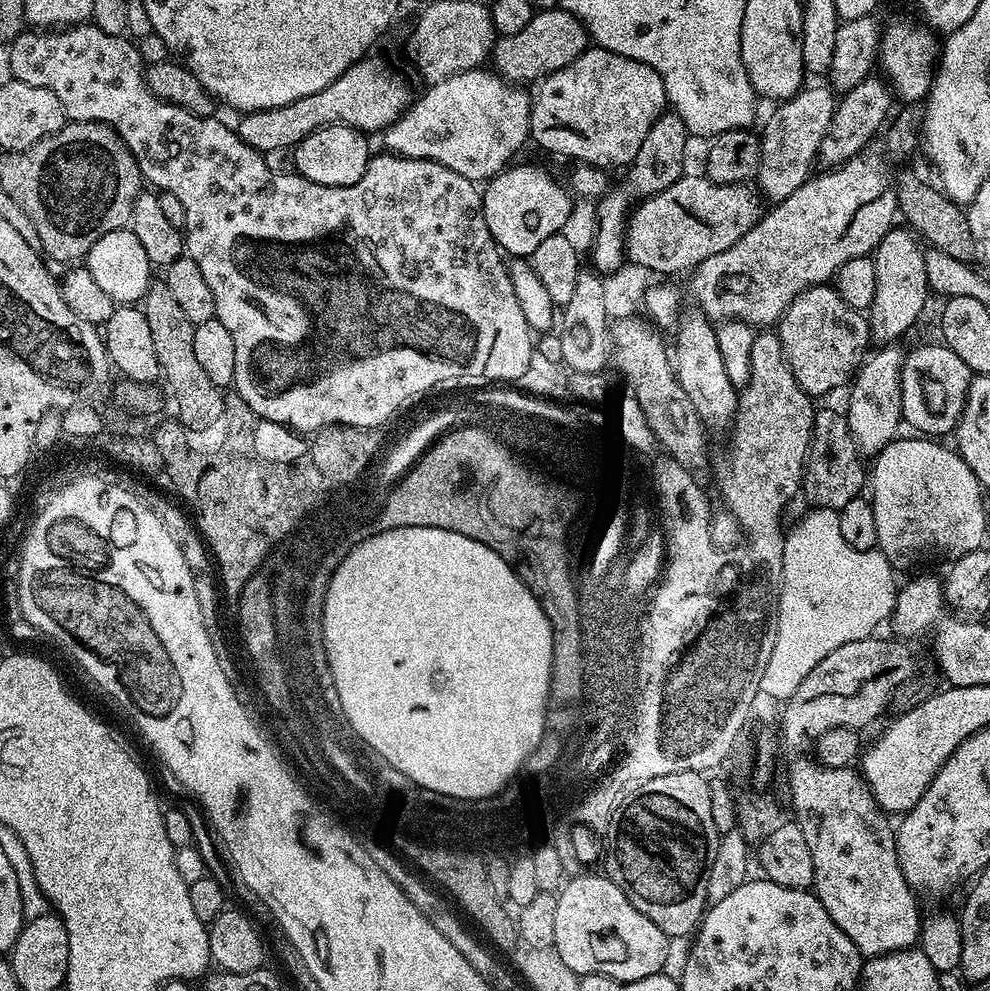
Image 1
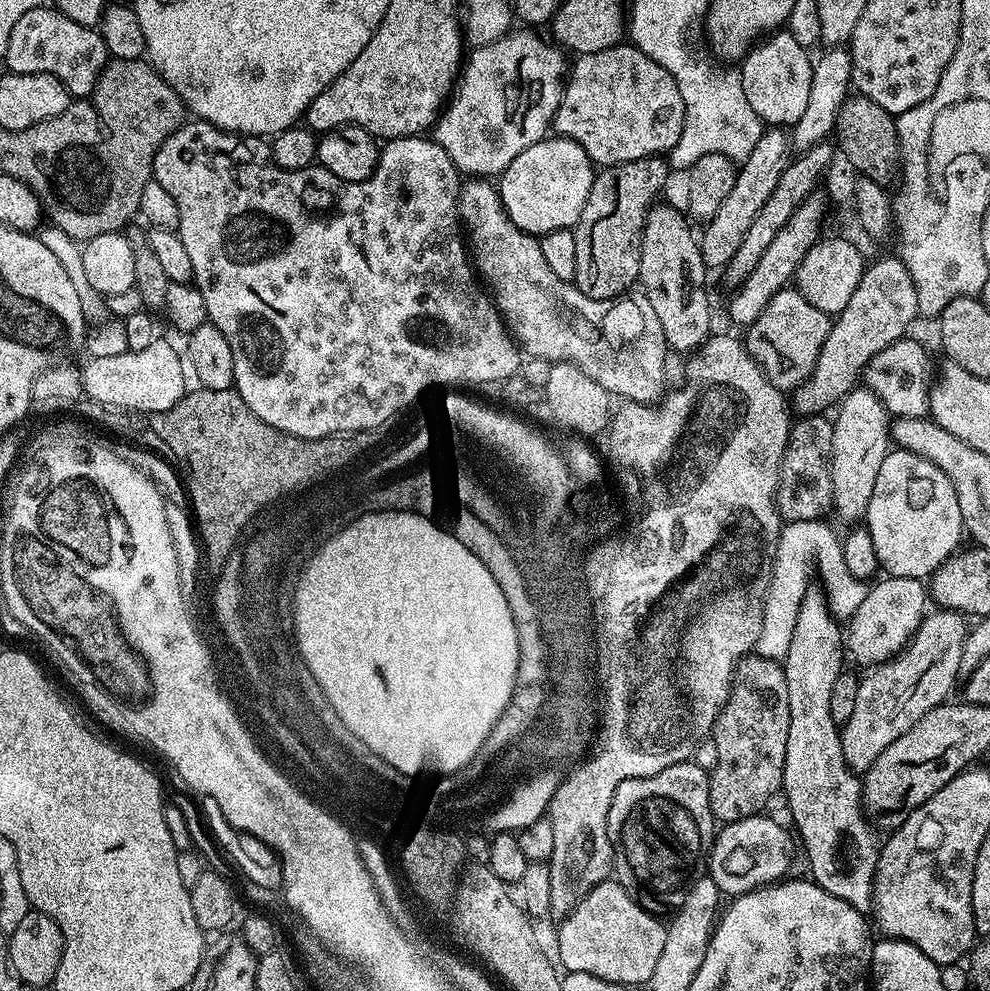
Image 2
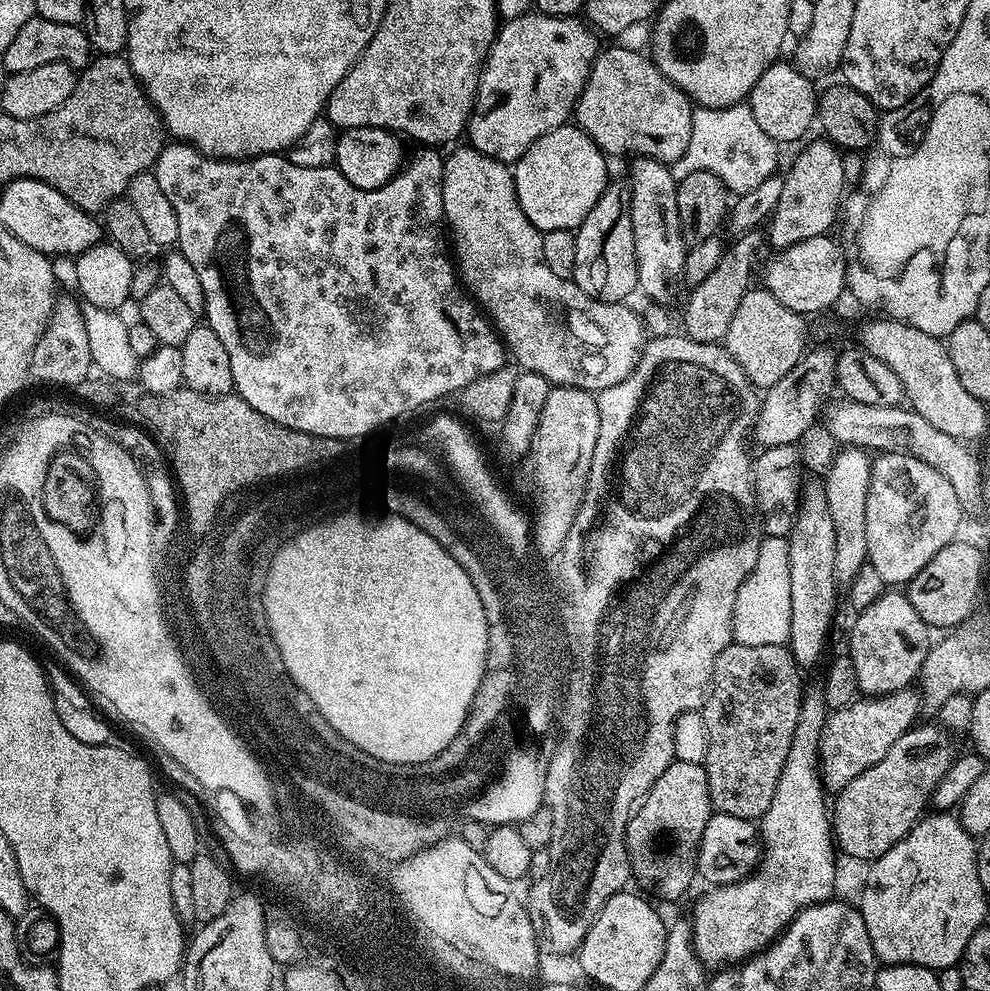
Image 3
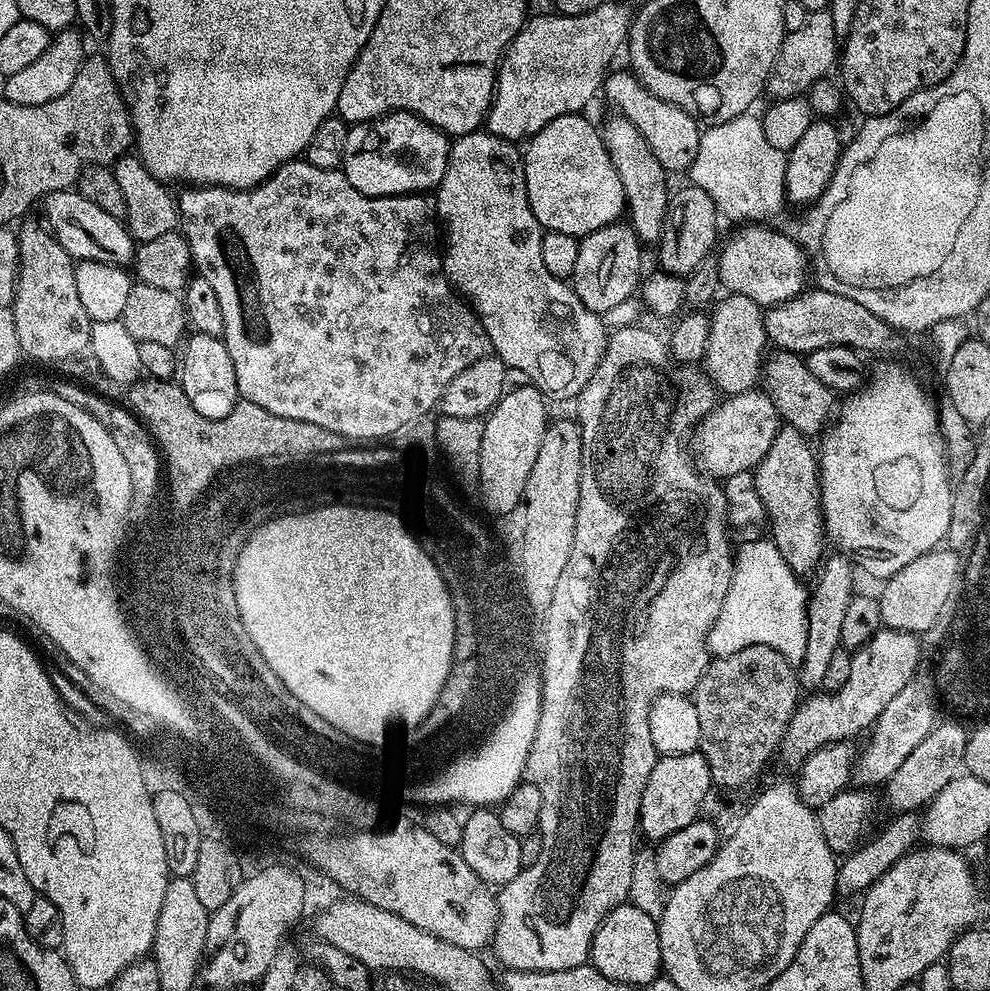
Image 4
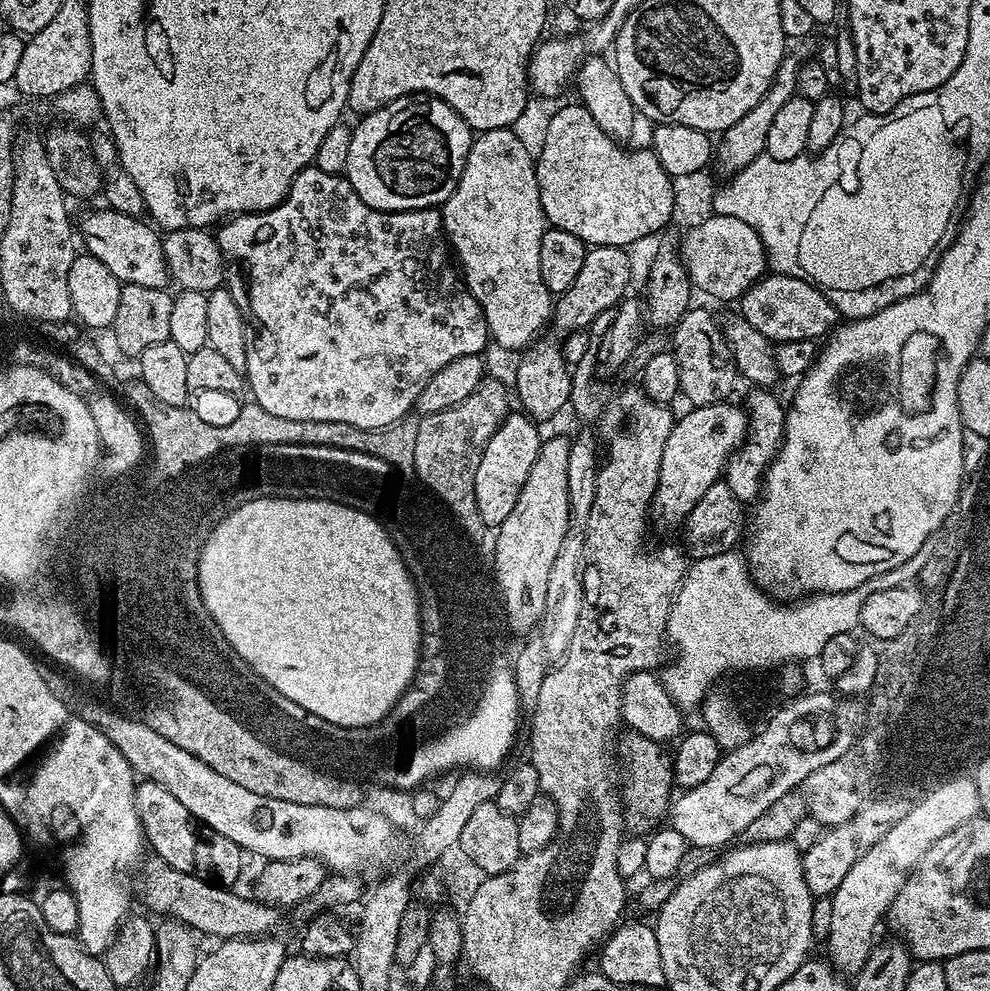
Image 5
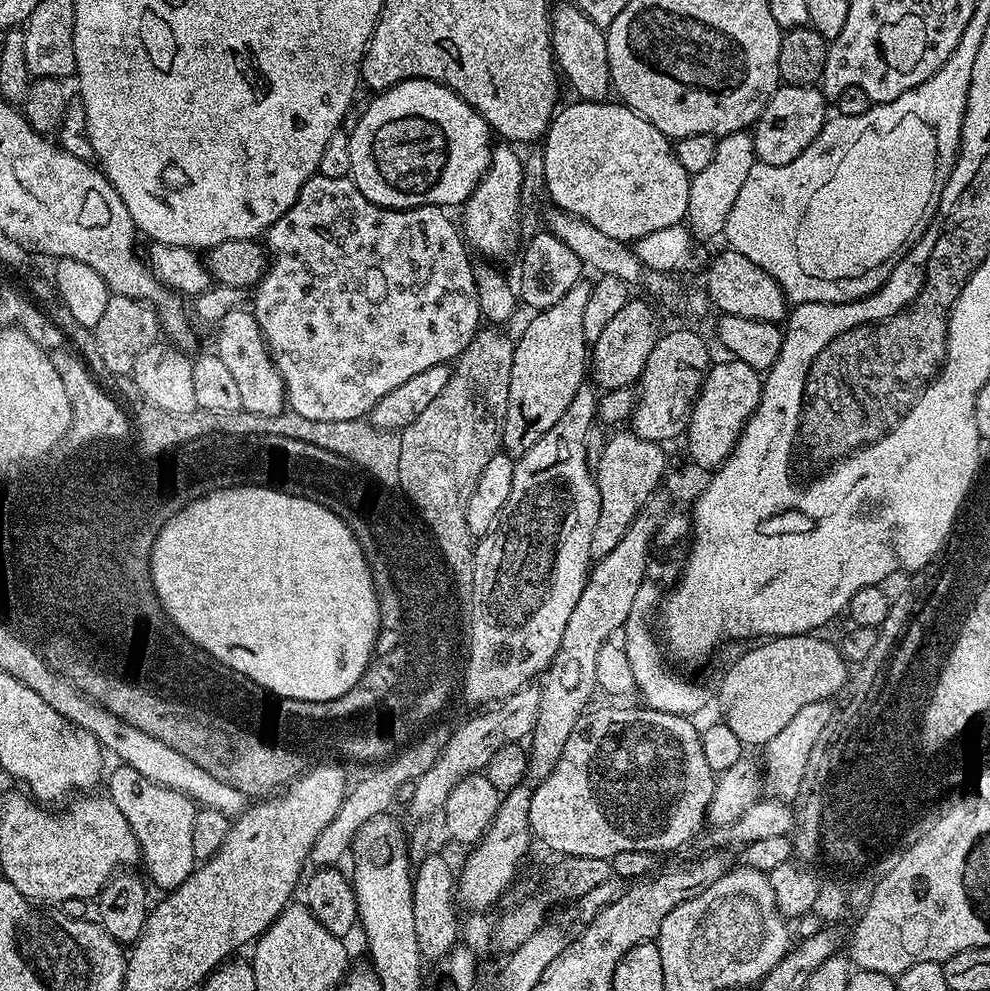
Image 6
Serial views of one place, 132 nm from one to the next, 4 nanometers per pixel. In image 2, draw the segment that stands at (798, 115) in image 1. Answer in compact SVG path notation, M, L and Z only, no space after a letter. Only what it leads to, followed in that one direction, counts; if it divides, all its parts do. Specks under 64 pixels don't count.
M769 127L758 138L758 146L750 150L750 158L746 158L738 168L734 187L730 195L722 198L722 206L718 206L718 214L703 225L704 233L699 233L702 262L710 270L723 270L734 258L738 246L742 246L742 238L746 238L746 230L750 230L750 222L758 215L758 210L766 206L766 198L774 194L774 186L778 186L778 178L782 178L782 170L790 162L790 136L783 127Z

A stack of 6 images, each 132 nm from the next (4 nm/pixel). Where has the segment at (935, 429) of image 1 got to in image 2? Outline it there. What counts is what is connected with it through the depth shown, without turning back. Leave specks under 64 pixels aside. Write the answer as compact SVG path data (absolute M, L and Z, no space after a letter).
M911 338L895 340L890 346L886 346L886 350L878 350L878 354L874 354L874 358L870 358L865 366L862 380L884 403L889 417L918 418L929 415L928 403L934 383L934 364L932 368L927 350L918 341Z

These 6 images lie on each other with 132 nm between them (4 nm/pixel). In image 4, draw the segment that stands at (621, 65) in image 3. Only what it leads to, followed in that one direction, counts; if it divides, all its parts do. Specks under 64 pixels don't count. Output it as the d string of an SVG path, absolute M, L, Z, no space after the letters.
M613 71L605 79L602 96L616 107L613 109L618 110L619 115L626 117L640 131L642 138L646 138L650 150L654 150L654 158L662 162L665 172L687 173L688 167L694 162L694 154L698 154L700 145L702 128L701 125L696 125L697 117L689 109L681 108L678 104L671 104L650 94L645 90L644 83L631 71L615 72Z

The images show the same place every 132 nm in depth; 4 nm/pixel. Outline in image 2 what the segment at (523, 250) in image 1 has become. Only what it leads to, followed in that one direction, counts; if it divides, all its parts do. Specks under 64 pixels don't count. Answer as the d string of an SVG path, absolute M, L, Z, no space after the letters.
M565 136L545 138L534 142L498 177L498 191L510 222L523 232L542 237L550 230L575 229L582 218L586 198L590 198L590 186L594 175L592 159L578 146L578 142Z

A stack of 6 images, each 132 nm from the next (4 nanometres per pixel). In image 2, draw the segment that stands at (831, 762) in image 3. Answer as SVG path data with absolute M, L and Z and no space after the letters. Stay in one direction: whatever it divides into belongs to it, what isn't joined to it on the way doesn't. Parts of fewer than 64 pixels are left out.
M937 607L935 611L929 611L925 615L911 640L899 655L873 667L869 671L872 673L860 680L858 698L854 698L854 714L850 716L840 731L842 754L853 772L857 774L863 774L870 766L874 766L882 750L898 742L898 738L902 738L902 734L906 734L906 730L910 730L910 726L914 726L914 722L918 722L922 714L930 714L930 710L945 703L951 697L948 695L951 694L952 687L957 687L958 662L962 662L962 646L968 637L970 624L965 613L952 612L949 608L941 607Z

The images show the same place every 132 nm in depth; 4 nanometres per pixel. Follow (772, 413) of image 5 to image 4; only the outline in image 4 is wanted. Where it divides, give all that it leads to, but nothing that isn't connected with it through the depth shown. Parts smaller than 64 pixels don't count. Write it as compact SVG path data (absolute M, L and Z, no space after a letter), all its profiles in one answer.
M787 426L781 427L766 458L754 469L754 487L770 525L770 539L778 546L782 558L797 574L817 567L825 555L824 513L820 511L820 475L818 456L809 437Z

